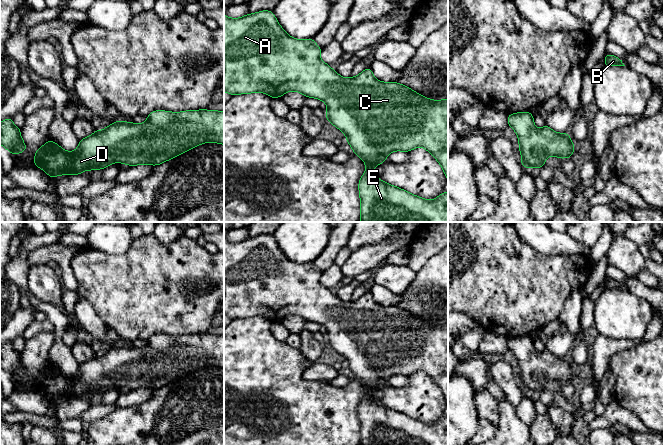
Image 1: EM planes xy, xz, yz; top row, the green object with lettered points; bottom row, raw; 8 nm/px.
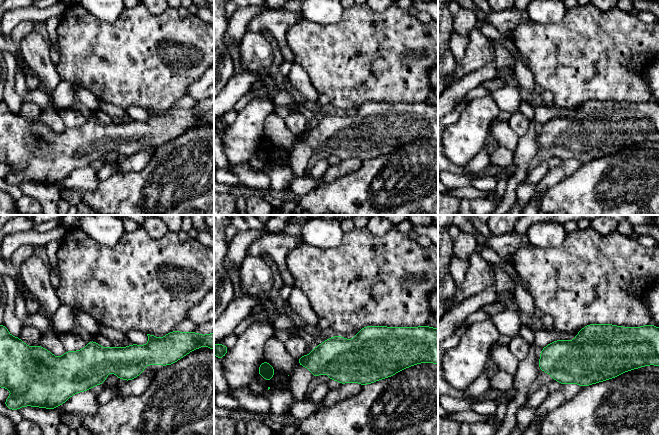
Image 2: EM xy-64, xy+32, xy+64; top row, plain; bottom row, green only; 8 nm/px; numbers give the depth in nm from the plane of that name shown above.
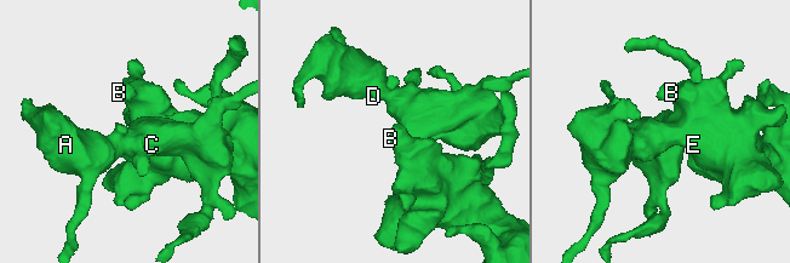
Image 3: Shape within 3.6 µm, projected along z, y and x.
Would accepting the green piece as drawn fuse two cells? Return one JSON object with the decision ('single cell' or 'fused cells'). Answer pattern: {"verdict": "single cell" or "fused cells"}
{"verdict": "single cell"}

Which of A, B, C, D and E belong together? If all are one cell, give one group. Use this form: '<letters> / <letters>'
A B C D E

